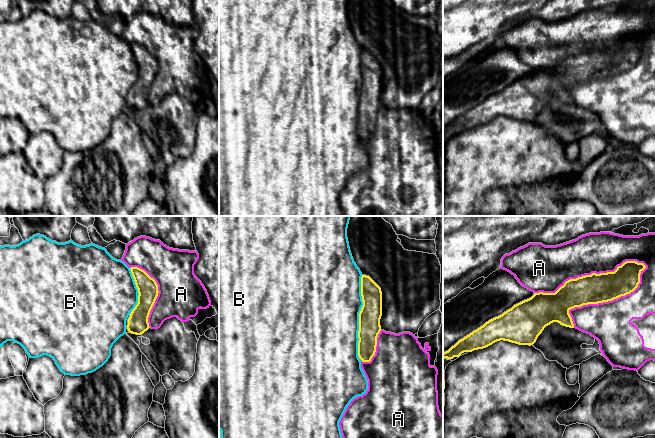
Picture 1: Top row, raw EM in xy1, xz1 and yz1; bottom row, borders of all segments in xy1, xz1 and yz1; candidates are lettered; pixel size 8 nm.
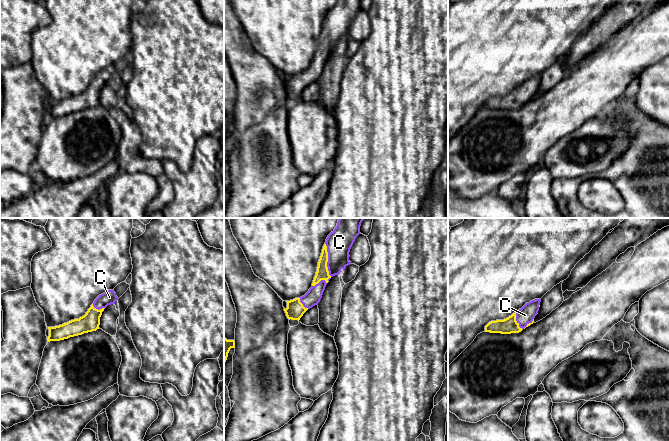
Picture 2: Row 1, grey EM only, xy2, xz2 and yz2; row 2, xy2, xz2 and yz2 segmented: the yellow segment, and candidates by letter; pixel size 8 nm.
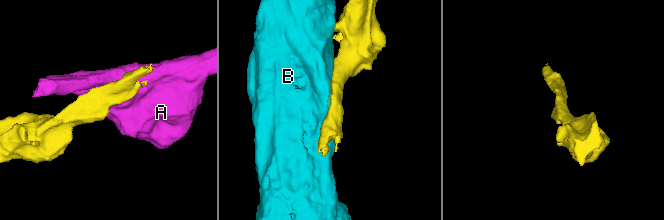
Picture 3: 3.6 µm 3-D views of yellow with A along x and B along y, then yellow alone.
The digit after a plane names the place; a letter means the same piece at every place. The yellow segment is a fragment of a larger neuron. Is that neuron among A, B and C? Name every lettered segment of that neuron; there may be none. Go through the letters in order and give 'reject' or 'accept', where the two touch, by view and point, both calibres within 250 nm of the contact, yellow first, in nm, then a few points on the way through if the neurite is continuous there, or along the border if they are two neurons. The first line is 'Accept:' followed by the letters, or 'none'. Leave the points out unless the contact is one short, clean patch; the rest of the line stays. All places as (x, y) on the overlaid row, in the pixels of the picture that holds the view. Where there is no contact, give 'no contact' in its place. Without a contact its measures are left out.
Accept: C
A: reject | yz1 (591, 274) | 240/320 nm
B: reject | xz1 (359, 315) | 180/500 nm
C: accept | xz2 (327, 269) | 100/200 nm

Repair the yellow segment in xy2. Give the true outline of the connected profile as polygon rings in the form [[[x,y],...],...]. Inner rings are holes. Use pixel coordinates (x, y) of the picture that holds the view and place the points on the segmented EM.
[[[108,290],[99,295],[84,316],[59,326],[48,327],[48,342],[60,341],[84,333],[96,331],[99,329],[100,317],[104,309],[108,305],[115,304],[117,300],[118,297],[114,290]]]

